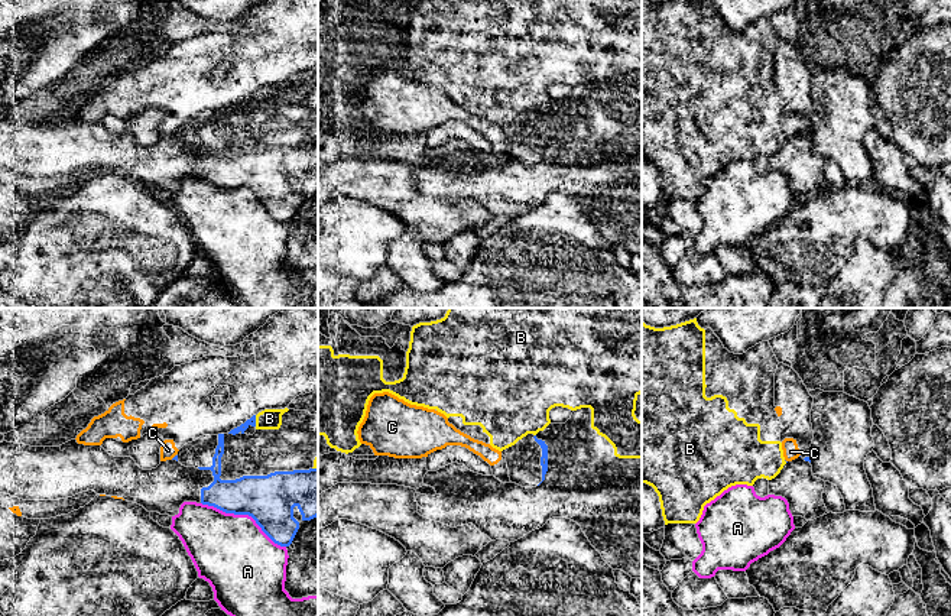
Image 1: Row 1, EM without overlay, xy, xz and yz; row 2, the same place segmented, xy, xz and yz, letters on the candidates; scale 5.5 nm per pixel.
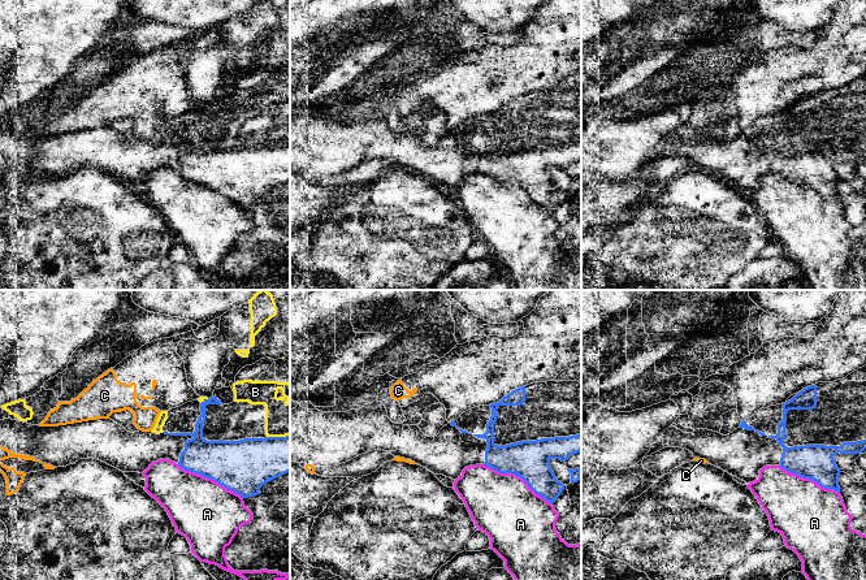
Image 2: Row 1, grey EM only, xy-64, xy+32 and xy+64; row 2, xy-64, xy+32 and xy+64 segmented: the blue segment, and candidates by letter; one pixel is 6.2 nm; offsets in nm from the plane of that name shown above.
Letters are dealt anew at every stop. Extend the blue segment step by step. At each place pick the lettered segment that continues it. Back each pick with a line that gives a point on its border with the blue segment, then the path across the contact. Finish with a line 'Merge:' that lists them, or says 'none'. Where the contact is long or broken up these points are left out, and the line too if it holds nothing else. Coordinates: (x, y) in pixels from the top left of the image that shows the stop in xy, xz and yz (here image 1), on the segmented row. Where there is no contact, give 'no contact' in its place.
Merge: none

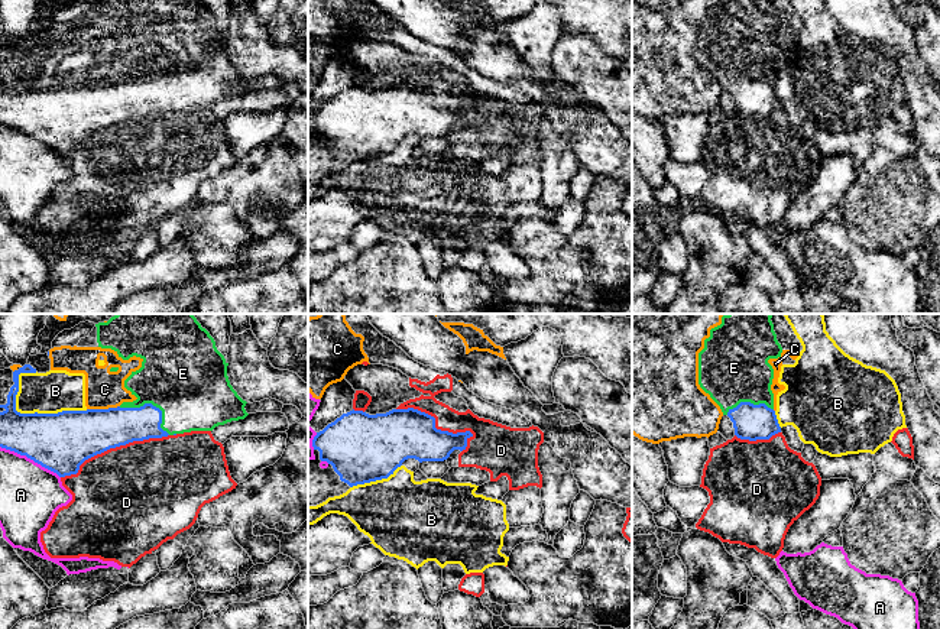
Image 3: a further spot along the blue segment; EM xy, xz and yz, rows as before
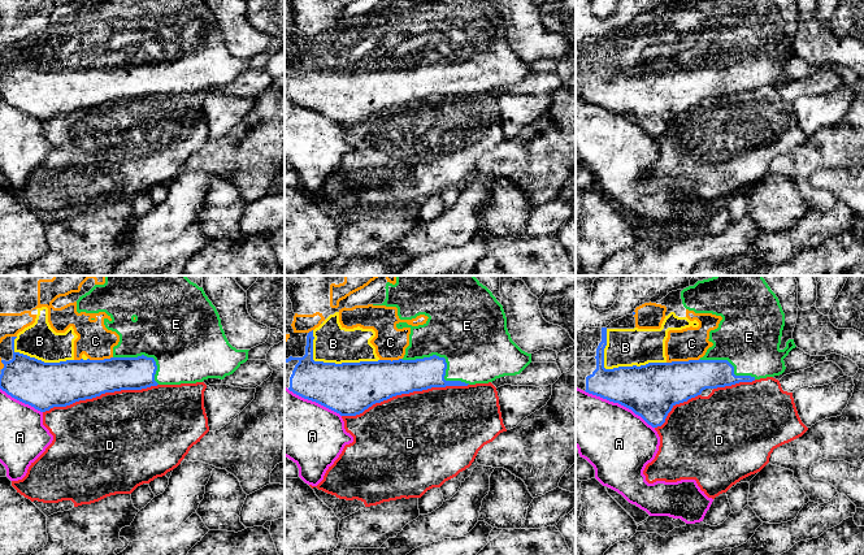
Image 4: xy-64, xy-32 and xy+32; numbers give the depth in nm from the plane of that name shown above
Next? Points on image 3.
E: contact xy (151, 404)
Merge: E

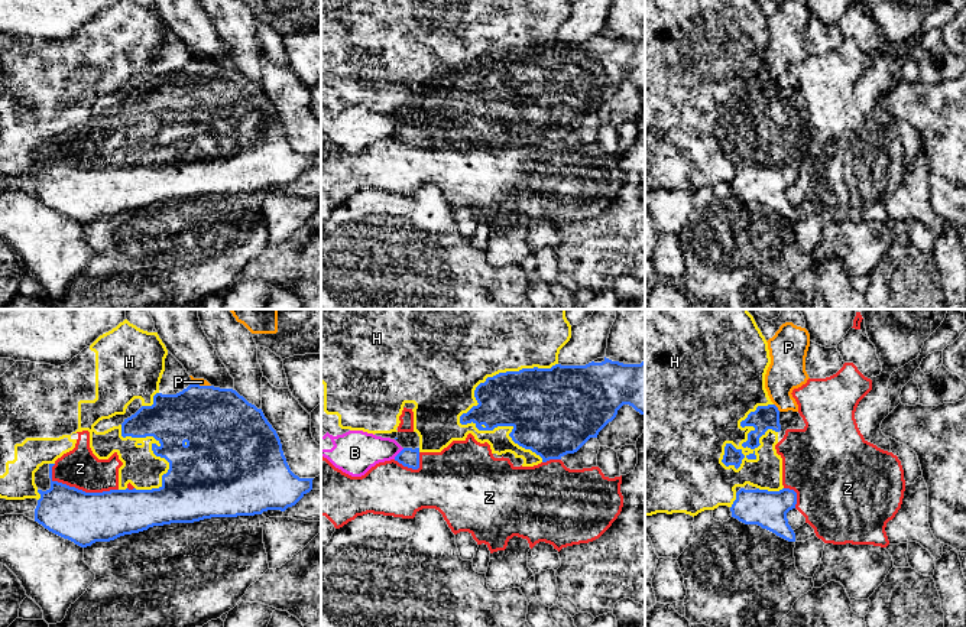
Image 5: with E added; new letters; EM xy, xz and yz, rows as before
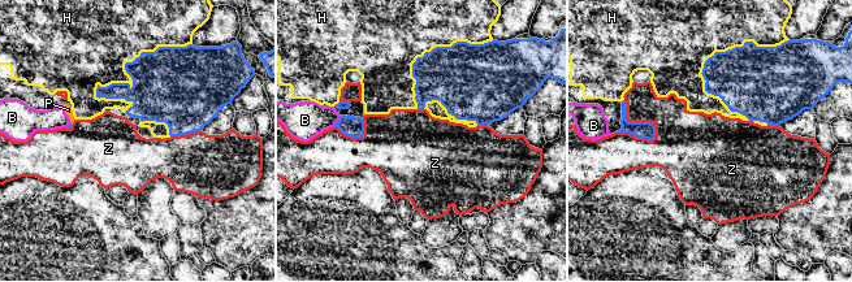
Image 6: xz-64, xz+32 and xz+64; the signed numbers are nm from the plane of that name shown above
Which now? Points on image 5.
Merge: none

